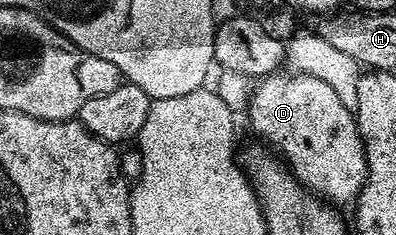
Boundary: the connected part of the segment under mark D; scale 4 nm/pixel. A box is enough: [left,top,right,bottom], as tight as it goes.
[246,73,368,208]

